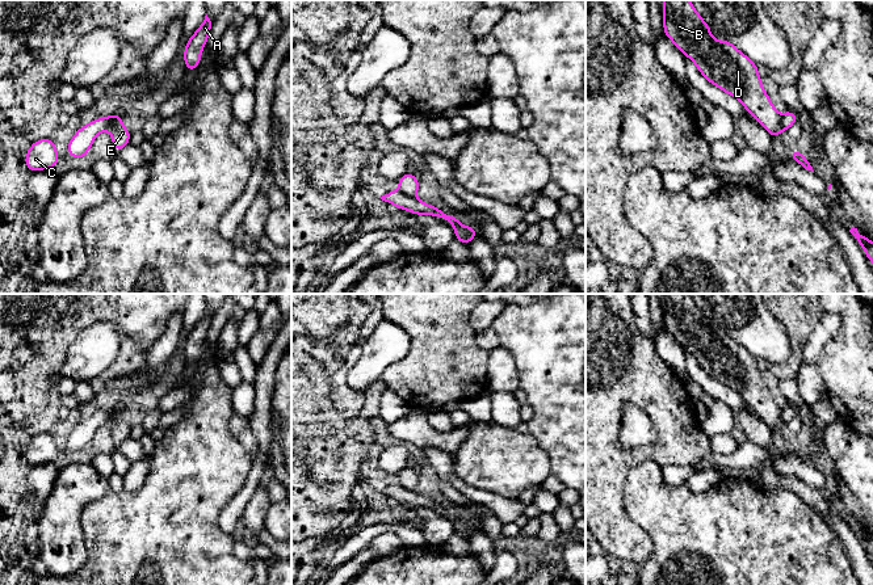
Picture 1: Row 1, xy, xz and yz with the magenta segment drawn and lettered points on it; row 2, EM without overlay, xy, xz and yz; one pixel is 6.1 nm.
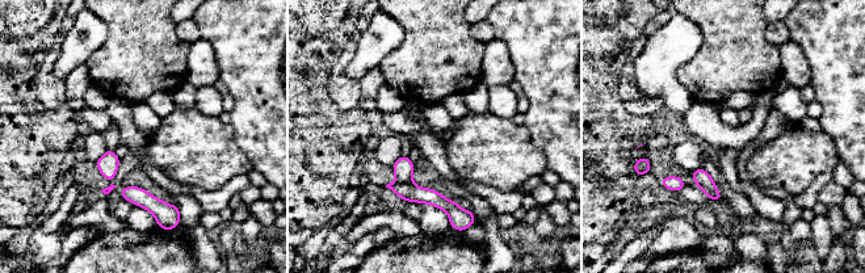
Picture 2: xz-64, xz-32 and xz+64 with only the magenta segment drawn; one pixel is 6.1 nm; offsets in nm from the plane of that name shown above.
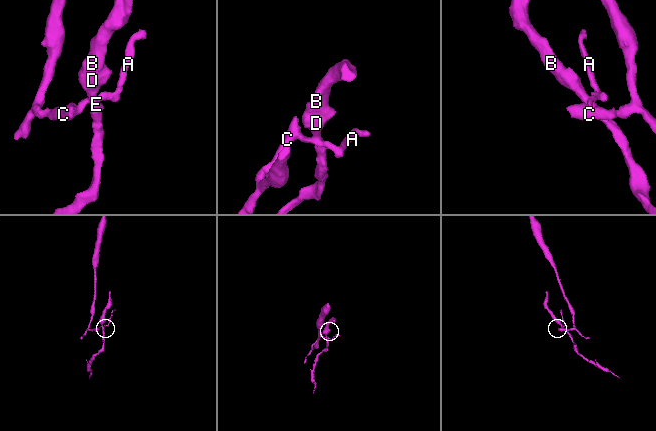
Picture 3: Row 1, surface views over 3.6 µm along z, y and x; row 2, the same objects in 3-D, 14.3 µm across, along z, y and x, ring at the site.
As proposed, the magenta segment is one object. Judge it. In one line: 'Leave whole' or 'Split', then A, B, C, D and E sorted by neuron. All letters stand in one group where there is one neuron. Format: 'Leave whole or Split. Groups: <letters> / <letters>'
Split. Groups: A C / B D E

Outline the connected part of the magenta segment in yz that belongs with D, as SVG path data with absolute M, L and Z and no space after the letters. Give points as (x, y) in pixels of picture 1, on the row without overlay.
M660 294L660 296L662 303L666 306L663 323L667 332L696 358L701 369L725 387L736 391L772 432L784 426L780 417L781 409L761 379L757 359L730 334L715 334L712 331L709 319L701 312L689 294Z

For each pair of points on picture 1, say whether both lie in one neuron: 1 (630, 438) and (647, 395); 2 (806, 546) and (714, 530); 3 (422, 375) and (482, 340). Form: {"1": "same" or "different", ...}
{"1": "different", "2": "same", "3": "different"}

